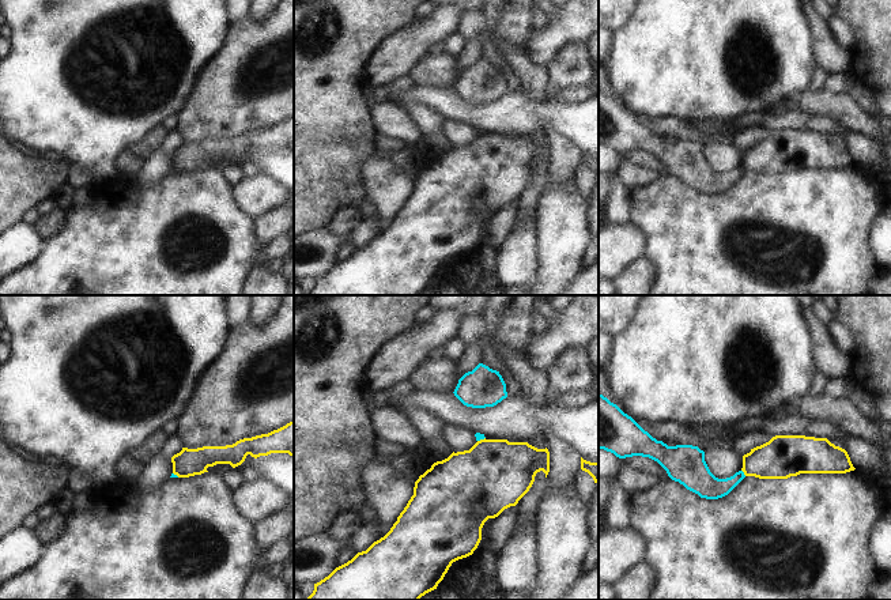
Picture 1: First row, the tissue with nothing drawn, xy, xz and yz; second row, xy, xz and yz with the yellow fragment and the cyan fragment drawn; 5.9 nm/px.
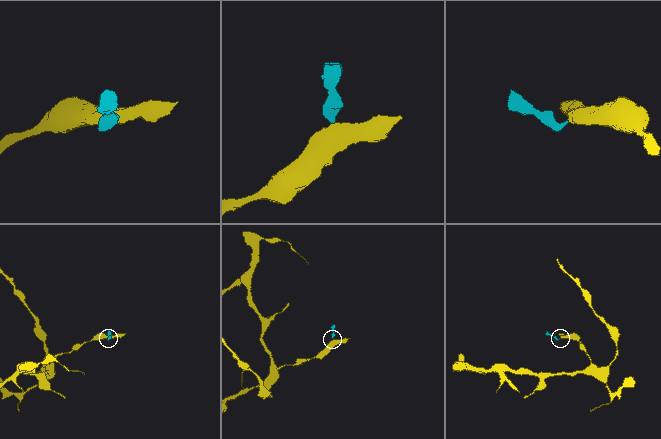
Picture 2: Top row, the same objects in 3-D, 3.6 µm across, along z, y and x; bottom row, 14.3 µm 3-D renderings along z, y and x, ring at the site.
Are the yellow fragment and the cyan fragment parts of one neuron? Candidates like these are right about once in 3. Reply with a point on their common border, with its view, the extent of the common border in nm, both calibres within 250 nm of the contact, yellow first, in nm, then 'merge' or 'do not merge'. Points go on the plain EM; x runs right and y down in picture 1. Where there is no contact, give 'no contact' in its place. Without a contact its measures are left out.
yz (743, 166) | 50 nm | 240/160 nm | do not merge

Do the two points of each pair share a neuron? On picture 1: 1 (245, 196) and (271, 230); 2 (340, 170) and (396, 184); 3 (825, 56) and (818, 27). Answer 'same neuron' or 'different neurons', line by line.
1: different neurons
2: different neurons
3: same neuron

